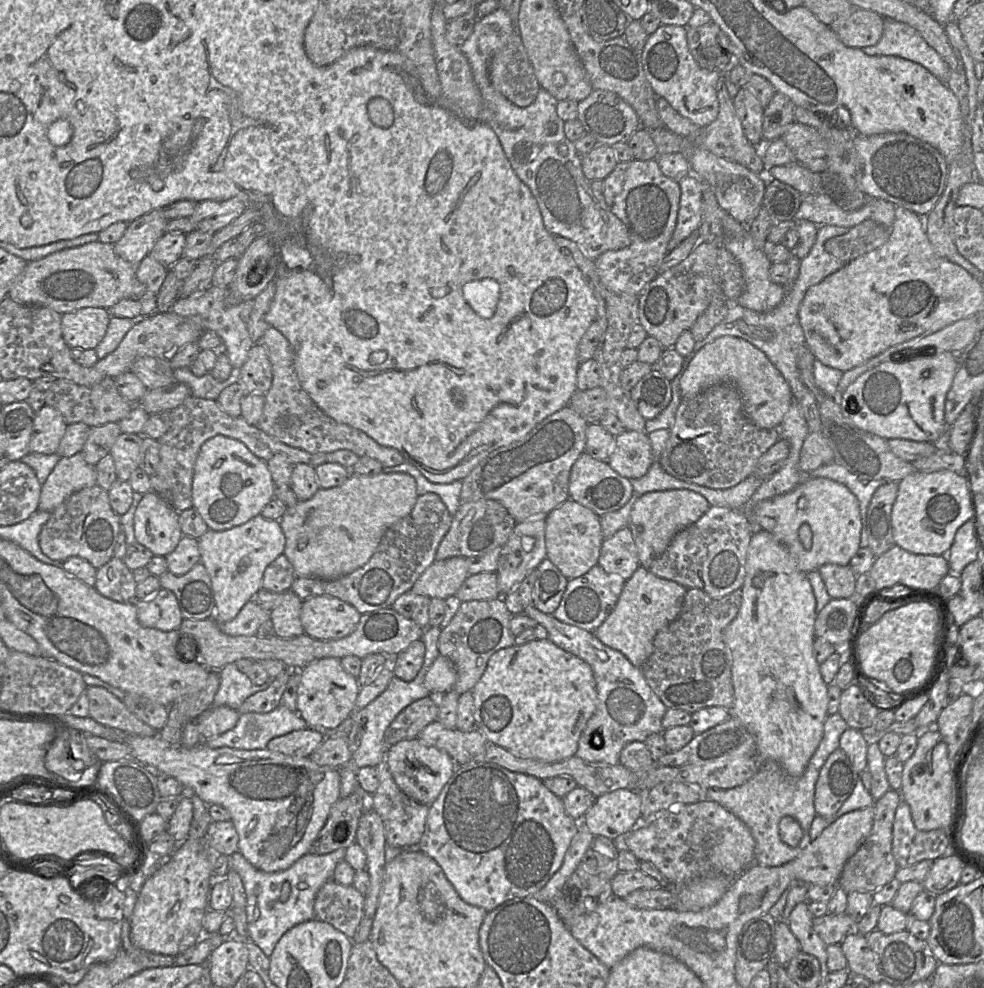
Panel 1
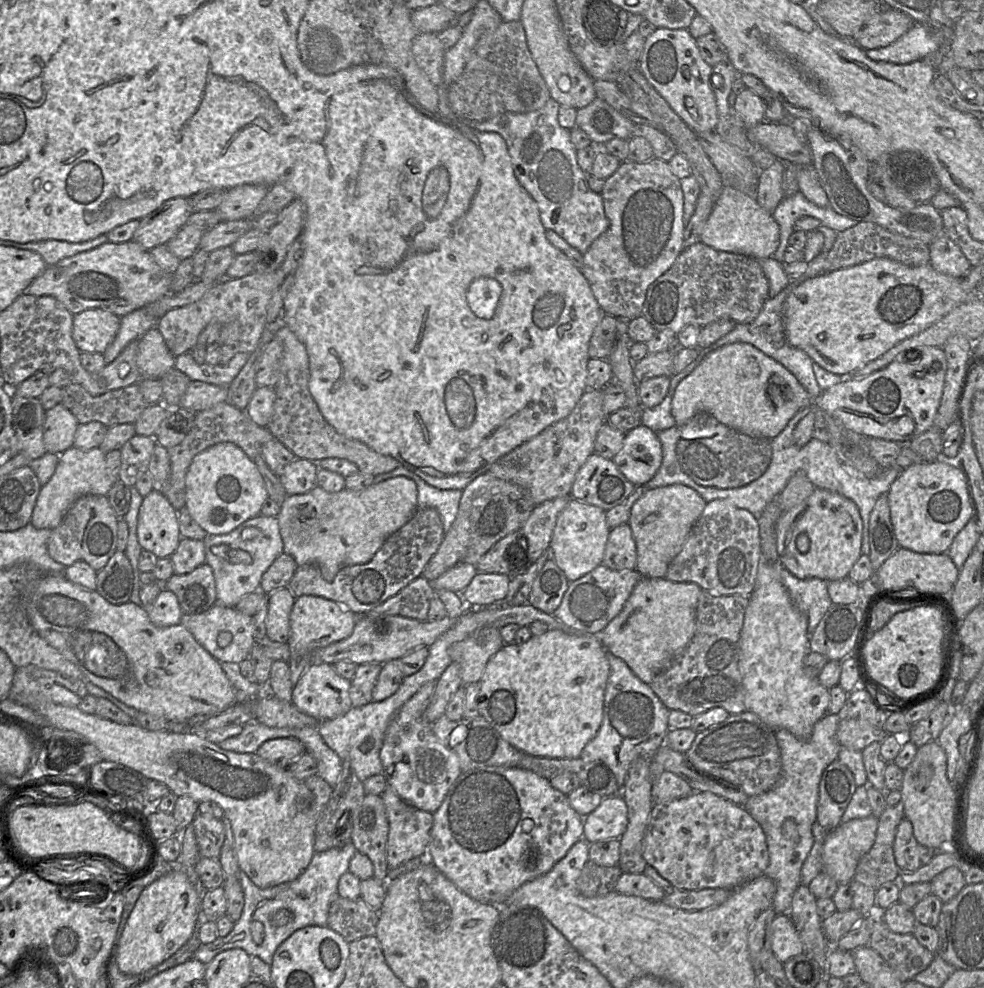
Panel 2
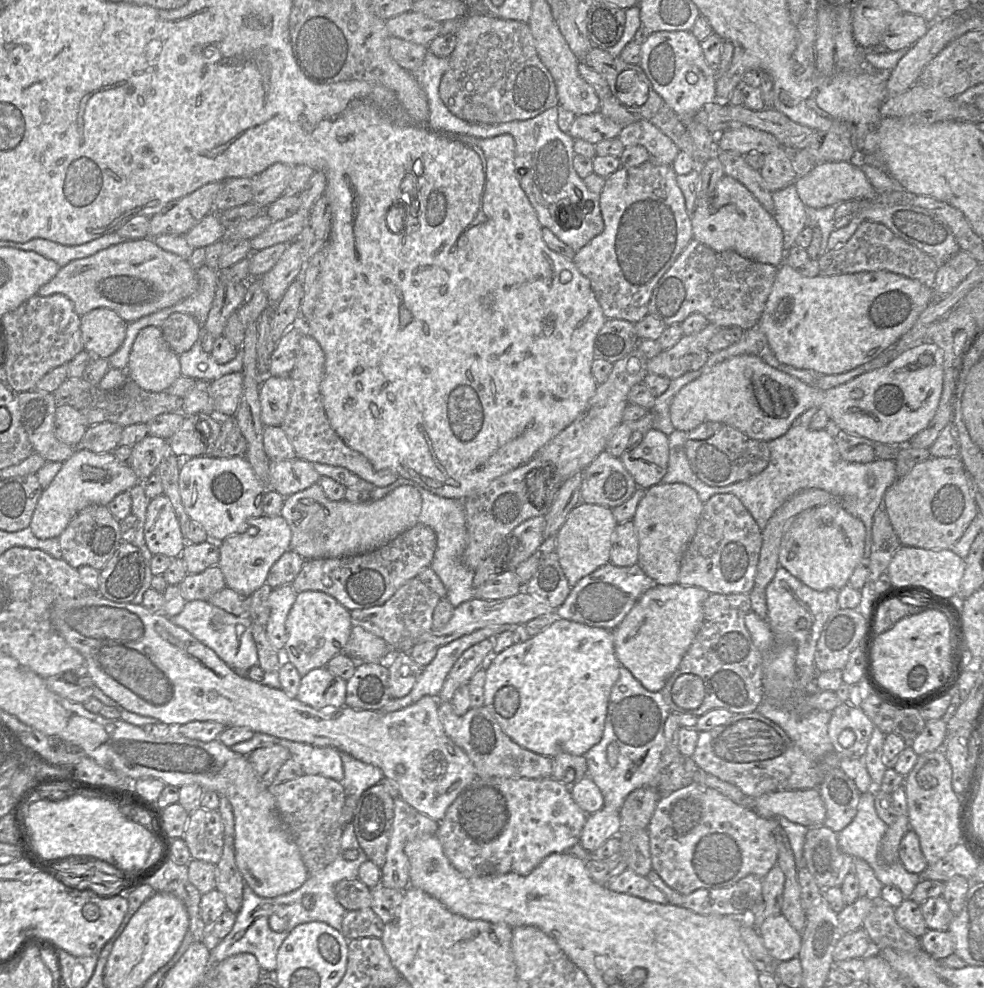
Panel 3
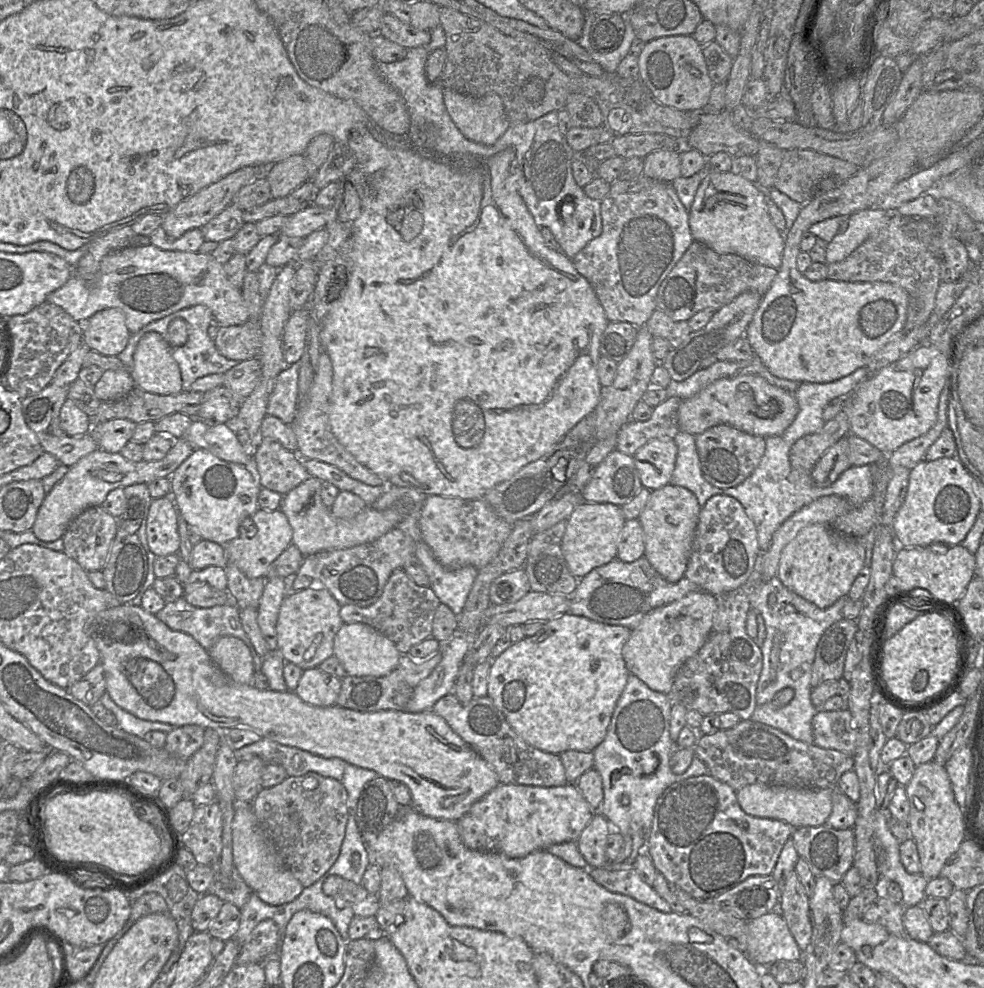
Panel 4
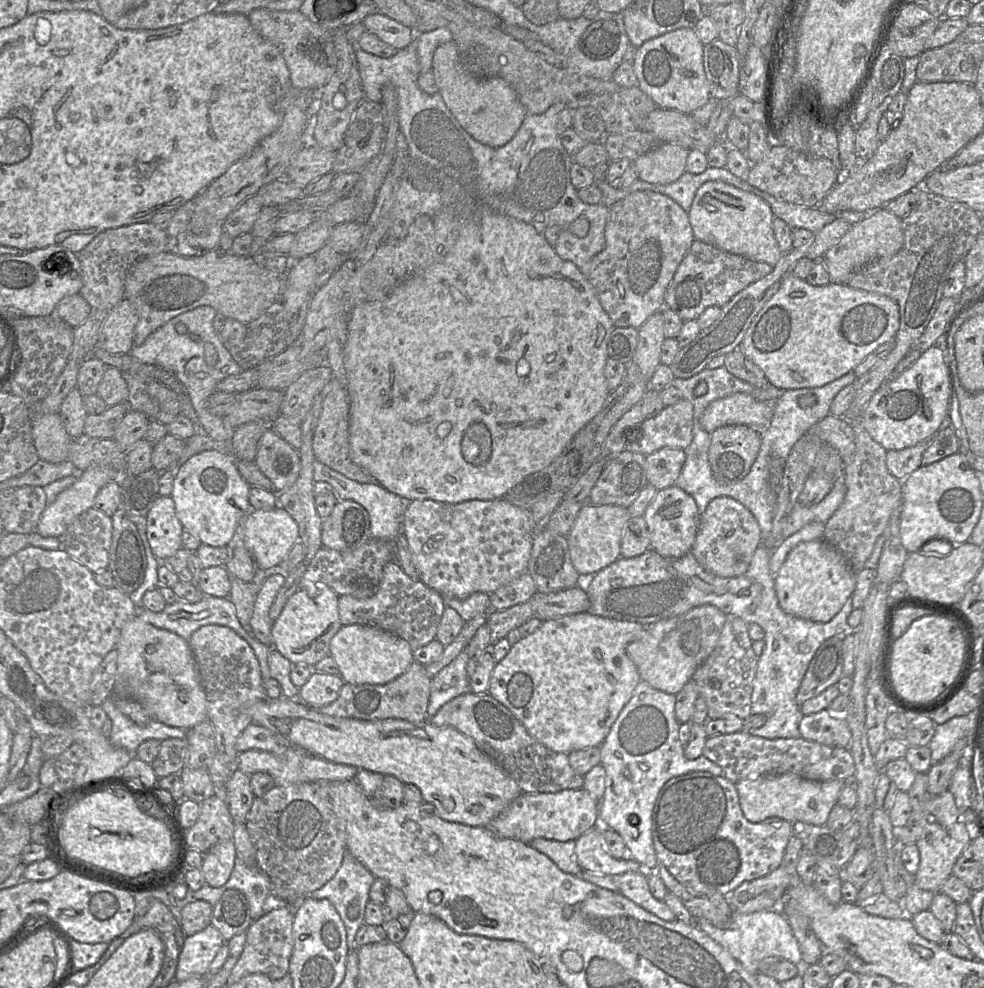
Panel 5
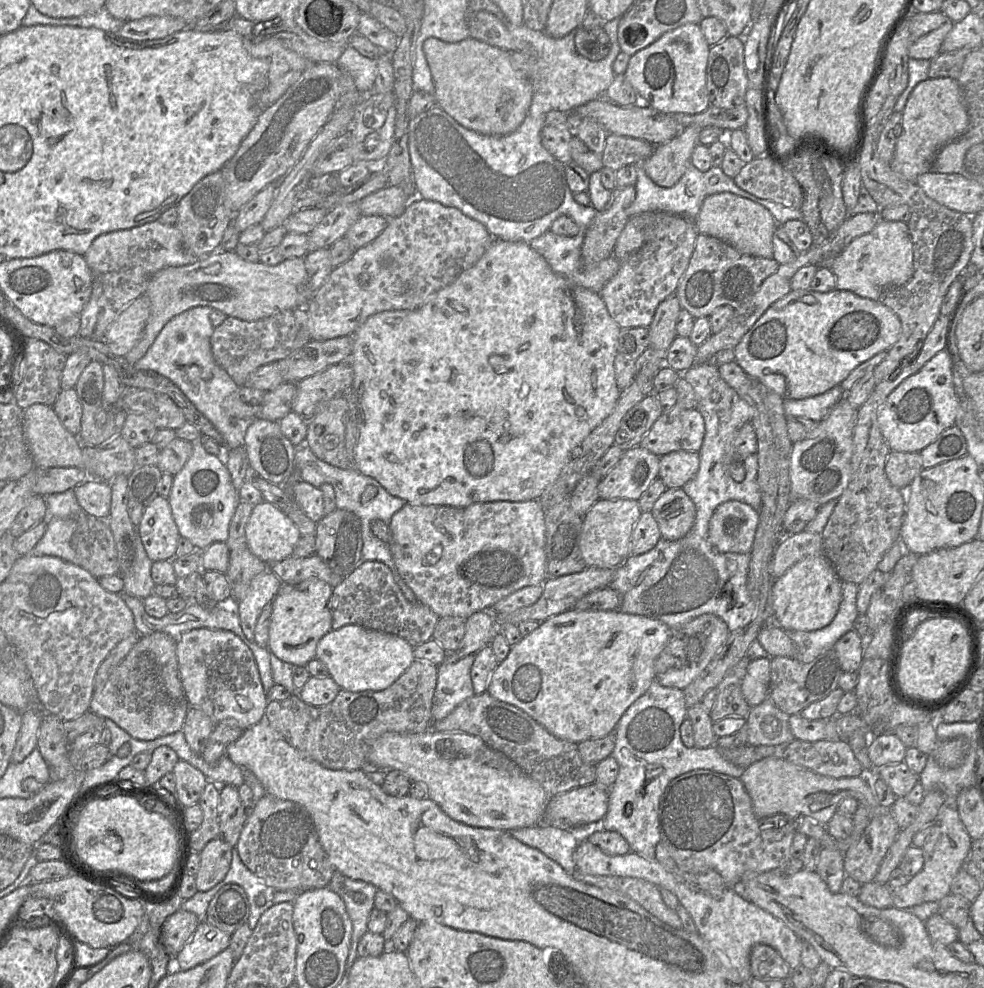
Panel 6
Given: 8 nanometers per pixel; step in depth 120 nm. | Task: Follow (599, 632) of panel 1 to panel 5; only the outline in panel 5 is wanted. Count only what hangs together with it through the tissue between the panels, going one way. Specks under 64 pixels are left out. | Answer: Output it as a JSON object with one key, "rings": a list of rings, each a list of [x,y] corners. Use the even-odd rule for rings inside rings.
{"rings":[[[697,606],[683,615],[646,626],[644,635],[630,643],[626,653],[637,667],[642,681],[676,696],[714,650],[725,621],[726,614],[716,606]]]}

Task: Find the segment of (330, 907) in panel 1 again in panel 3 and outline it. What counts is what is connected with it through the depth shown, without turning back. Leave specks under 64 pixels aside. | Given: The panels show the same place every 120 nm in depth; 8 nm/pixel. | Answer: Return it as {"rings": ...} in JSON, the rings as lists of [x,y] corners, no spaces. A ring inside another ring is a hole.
{"rings":[[[370,907],[347,911],[342,920],[341,933],[346,940],[366,937],[380,939],[384,925]]]}

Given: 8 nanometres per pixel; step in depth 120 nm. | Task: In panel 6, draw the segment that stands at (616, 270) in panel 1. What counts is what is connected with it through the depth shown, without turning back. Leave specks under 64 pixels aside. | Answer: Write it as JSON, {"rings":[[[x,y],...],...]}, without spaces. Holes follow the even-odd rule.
{"rings":[[[655,212],[647,239],[638,250],[621,261],[618,272],[598,293],[609,315],[620,328],[648,327],[657,305],[675,294],[698,234],[693,220],[668,212]]]}

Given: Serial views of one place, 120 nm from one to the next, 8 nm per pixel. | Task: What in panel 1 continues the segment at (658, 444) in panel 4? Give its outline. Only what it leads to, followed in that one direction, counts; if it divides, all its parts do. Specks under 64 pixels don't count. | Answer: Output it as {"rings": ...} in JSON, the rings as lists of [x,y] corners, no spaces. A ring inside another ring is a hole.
{"rings":[[[624,430],[615,437],[606,461],[622,477],[641,478],[647,473],[654,461],[648,434],[644,431]]]}

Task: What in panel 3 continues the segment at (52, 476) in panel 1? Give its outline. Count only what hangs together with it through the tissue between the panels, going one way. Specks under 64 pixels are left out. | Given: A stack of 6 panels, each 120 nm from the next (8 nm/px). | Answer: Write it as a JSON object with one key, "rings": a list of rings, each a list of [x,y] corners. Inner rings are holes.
{"rings":[[[79,447],[62,463],[62,468],[50,485],[43,489],[29,527],[39,539],[59,537],[79,511],[89,505],[107,506],[119,493],[129,491],[140,483],[133,469],[118,461],[113,453],[93,453]]]}

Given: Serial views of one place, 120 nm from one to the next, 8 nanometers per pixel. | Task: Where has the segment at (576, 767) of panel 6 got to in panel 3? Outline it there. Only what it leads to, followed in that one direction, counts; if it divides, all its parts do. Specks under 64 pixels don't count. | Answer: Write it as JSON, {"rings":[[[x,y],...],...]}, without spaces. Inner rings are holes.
{"rings":[[[439,702],[438,708],[446,735],[466,752],[478,776],[530,779],[552,776],[553,759],[525,749],[513,741],[485,706],[471,708],[462,716],[454,712],[451,702]]]}

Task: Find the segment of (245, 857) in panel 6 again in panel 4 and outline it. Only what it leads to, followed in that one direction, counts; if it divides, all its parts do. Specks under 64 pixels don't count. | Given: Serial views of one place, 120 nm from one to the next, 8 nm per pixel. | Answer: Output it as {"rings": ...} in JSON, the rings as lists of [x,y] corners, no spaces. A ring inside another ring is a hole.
{"rings":[[[315,772],[287,777],[280,784],[263,788],[252,800],[253,812],[265,833],[274,844],[286,868],[304,888],[318,881],[336,862],[346,834],[349,818],[348,793],[341,781]]]}

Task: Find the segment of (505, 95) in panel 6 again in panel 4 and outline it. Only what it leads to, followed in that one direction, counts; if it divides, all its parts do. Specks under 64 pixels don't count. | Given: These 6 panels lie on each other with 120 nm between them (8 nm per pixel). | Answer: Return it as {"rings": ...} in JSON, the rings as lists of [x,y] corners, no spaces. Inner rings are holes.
{"rings":[[[443,88],[443,101],[456,127],[475,143],[493,145],[511,125],[495,93],[472,97]]]}

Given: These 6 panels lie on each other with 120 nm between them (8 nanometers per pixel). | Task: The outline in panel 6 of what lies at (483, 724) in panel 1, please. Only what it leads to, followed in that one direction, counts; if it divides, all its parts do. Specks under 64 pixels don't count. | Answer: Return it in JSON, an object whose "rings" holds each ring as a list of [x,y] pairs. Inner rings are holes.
{"rings":[[[568,610],[559,615],[551,617],[540,623],[528,636],[523,637],[519,643],[510,648],[507,658],[498,663],[496,669],[490,676],[487,693],[493,698],[510,704],[524,711],[532,719],[538,722],[554,737],[579,744],[587,740],[604,738],[615,732],[615,729],[625,711],[651,686],[655,681],[655,661],[666,646],[672,630],[663,622],[650,619],[641,615],[623,613],[620,610],[611,611],[576,611]]]}

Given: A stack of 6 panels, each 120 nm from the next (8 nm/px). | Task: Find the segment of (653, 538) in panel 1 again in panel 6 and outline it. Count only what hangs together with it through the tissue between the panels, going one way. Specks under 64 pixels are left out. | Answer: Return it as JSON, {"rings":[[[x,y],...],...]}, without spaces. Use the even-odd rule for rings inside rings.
{"rings":[[[682,488],[666,489],[650,511],[658,525],[661,538],[675,541],[684,537],[693,527],[696,509]]]}

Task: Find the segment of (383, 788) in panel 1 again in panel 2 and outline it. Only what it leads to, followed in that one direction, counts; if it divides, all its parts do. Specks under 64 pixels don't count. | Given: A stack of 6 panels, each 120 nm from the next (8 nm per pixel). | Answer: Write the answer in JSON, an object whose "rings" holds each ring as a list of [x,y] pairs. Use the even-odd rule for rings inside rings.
{"rings":[[[387,785],[380,795],[384,801],[389,821],[387,841],[388,871],[417,857],[426,857],[433,826],[433,814],[420,810],[402,800],[392,786]]]}

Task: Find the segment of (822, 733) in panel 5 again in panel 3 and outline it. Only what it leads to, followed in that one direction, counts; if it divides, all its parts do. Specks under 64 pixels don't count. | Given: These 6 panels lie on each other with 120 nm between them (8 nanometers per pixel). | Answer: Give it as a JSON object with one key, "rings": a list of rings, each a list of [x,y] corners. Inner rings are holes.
{"rings":[[[842,703],[831,713],[828,736],[840,758],[862,759],[874,727],[860,707]]]}

